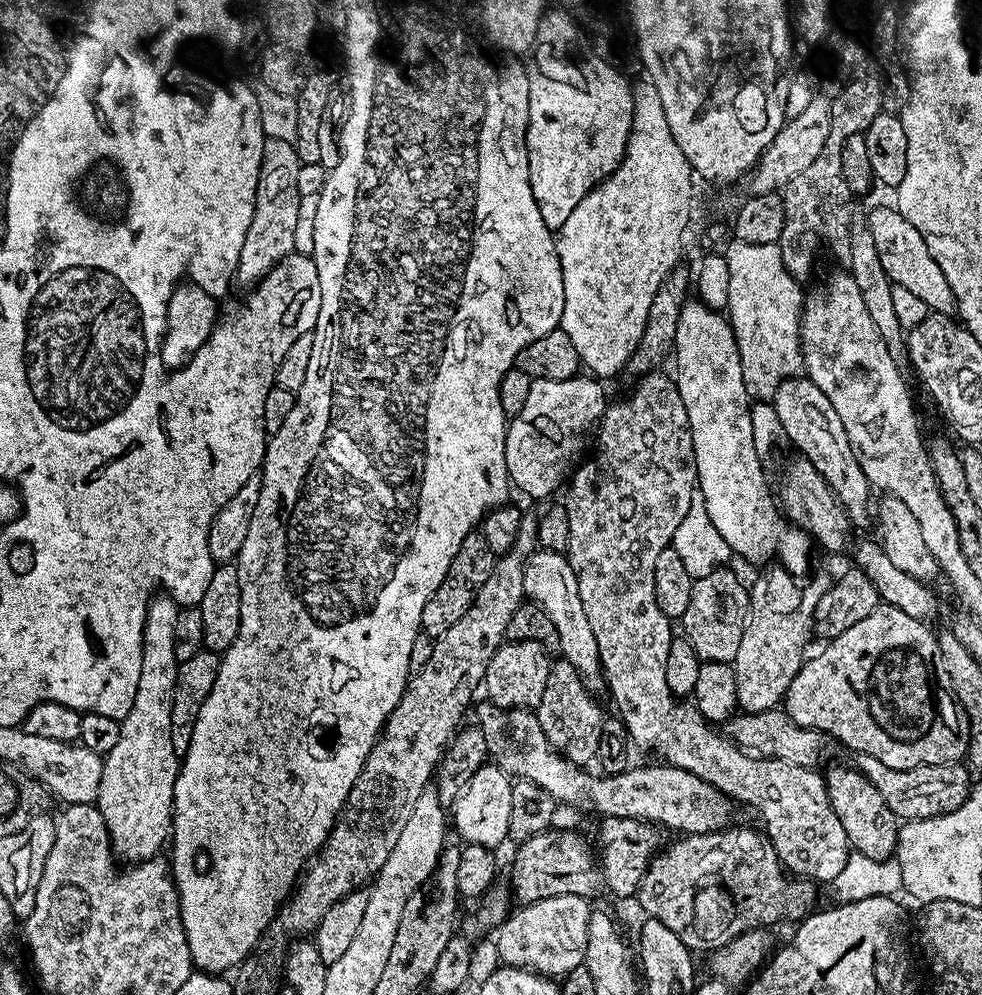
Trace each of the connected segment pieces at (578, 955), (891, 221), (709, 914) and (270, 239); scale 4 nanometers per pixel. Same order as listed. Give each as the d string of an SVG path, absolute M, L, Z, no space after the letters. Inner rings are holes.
M560 895L519 907L497 931L494 941L499 961L507 967L535 971L546 978L562 978L581 967L592 913L589 904L580 895Z
M892 206L874 209L866 216L866 223L870 233L874 234L878 257L892 283L911 290L918 298L922 298L922 302L926 302L926 306L932 312L955 313L954 290L950 290L946 274L942 274L938 262L934 262L921 232L914 230L911 222Z
M729 826L719 832L703 832L697 836L684 834L669 848L667 845L653 856L640 883L638 901L641 910L645 912L643 915L672 930L693 954L717 952L743 932L756 930L759 924L803 920L813 911L817 885L789 875L767 836L757 829L756 832L752 828Z
M265 139L260 173L256 179L256 200L252 204L252 221L246 230L240 259L236 261L235 279L247 286L263 280L265 274L283 256L293 255L294 230L297 229L300 194L295 182L300 168L296 145L290 141Z

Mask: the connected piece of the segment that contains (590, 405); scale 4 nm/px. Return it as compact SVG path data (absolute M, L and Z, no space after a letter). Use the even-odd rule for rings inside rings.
M584 374L571 376L568 380L532 381L530 392L526 397L526 404L516 416L507 421L504 434L506 470L511 487L515 491L517 488L518 491L525 492L526 495L540 500L543 496L558 491L560 483L562 483L562 488L565 481L569 479L574 465L585 455L585 453L583 454L584 447L587 444L589 447L600 421L604 419L606 399L604 400L604 388L600 384L603 383L599 379L589 378Z

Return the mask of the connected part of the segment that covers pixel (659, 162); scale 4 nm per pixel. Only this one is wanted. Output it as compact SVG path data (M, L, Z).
M644 82L641 88L637 87L635 89L634 95L636 98L634 122L632 123L632 133L628 139L622 162L612 173L595 185L592 191L586 194L586 198L582 198L582 202L578 202L578 206L570 214L570 218L566 218L566 222L554 236L556 253L562 266L562 286L564 287L564 305L562 306L560 327L564 329L566 334L570 334L570 342L574 342L574 350L578 350L581 365L585 369L589 368L587 371L596 378L616 376L620 371L623 373L627 369L628 359L634 354L634 350L646 330L650 304L654 302L654 296L658 294L658 290L666 277L672 273L668 269L668 192L680 192L680 188L684 188L684 184L694 182L694 173L690 162L686 158L686 154L682 154L678 142L674 140L674 134L670 132L670 122L667 121L666 109L662 104L662 98L658 98L658 90L650 82Z

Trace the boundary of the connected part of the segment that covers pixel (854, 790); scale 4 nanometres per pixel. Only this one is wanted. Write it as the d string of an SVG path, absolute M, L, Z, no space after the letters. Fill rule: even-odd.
M855 766L832 768L829 772L823 773L823 778L828 787L828 796L832 799L834 810L842 822L842 830L846 830L849 845L866 858L893 859L902 824L894 814L894 810L886 806L886 798L882 798L878 790L874 790L874 786Z

